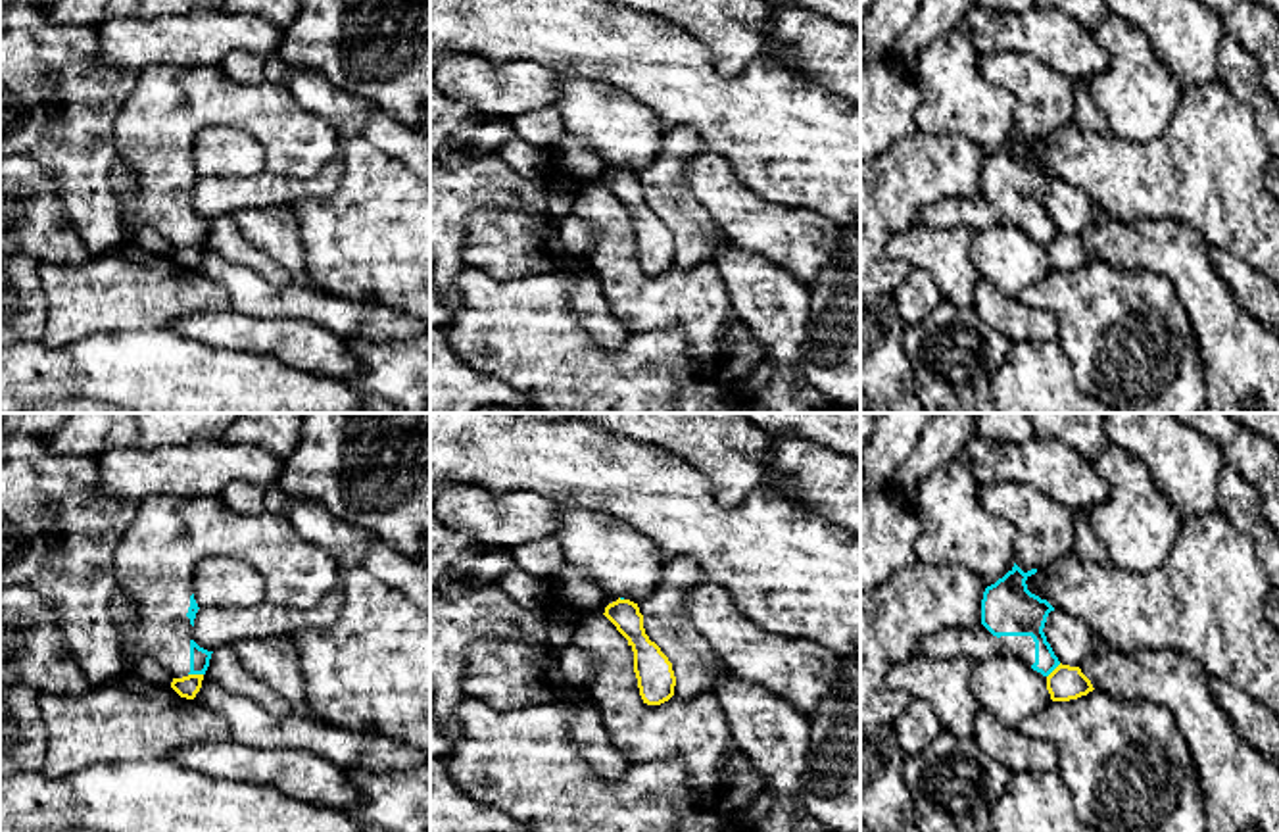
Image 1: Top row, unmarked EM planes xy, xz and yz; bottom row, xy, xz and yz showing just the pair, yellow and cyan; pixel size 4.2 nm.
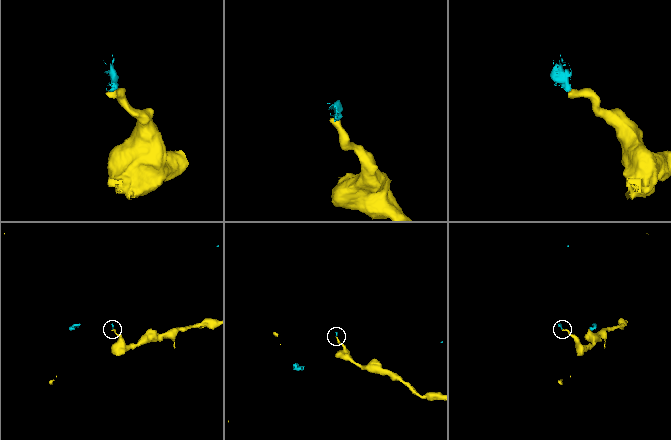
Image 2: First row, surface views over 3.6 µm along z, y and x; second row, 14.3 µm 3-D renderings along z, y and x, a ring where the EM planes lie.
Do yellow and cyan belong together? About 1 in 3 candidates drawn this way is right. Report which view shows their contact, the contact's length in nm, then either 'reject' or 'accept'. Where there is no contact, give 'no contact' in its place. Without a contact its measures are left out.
xy | 60 nm | reject

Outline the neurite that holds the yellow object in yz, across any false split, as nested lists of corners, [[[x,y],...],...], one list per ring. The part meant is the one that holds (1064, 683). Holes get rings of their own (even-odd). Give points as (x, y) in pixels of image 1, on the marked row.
[[[1060,663],[1047,676],[1047,690],[1052,701],[1070,701],[1087,696],[1095,688],[1079,667],[1070,667]]]

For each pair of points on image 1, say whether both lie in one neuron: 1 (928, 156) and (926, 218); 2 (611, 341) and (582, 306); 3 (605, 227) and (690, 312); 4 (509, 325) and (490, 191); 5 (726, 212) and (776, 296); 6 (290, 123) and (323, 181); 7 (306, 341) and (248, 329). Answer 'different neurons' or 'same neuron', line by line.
1: different neurons
2: same neuron
3: same neuron
4: different neurons
5: different neurons
6: different neurons
7: same neuron

